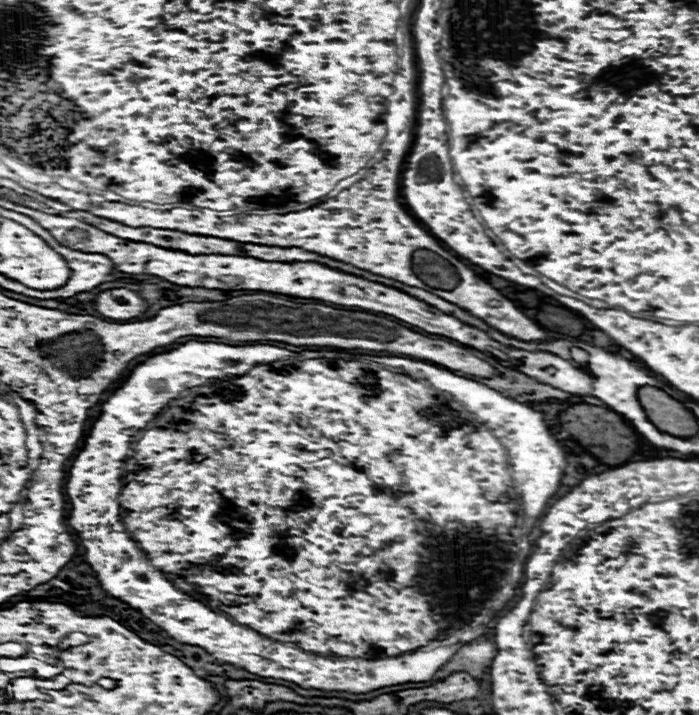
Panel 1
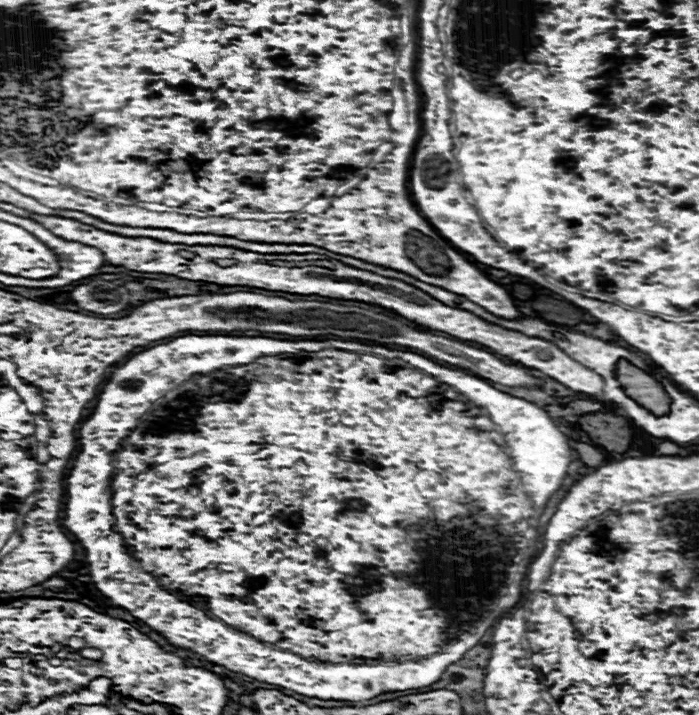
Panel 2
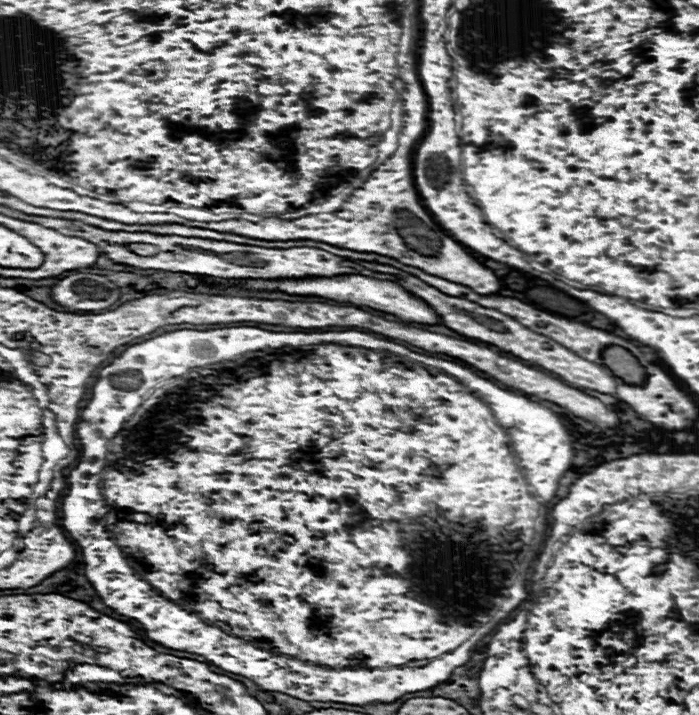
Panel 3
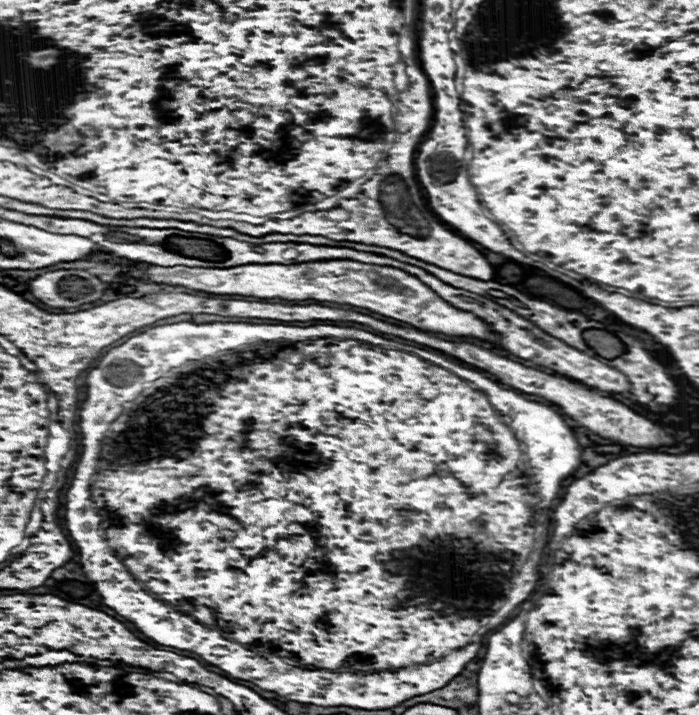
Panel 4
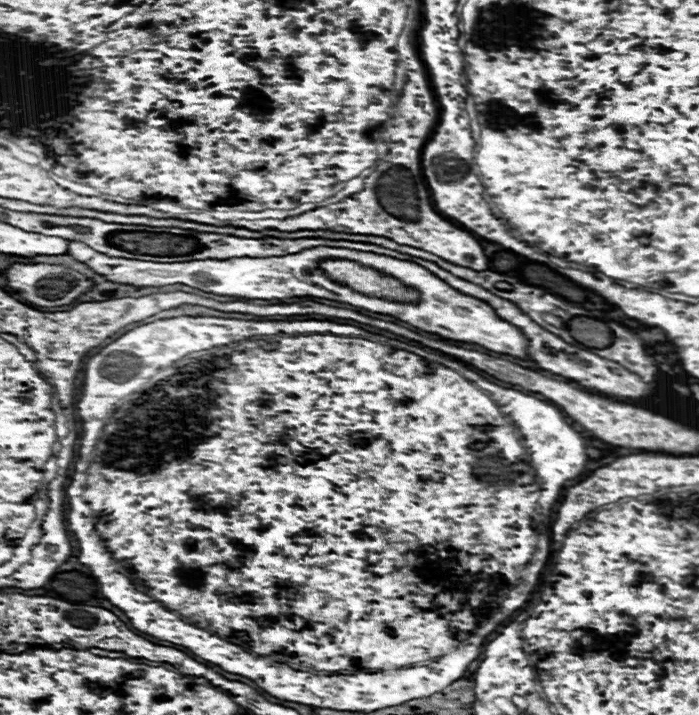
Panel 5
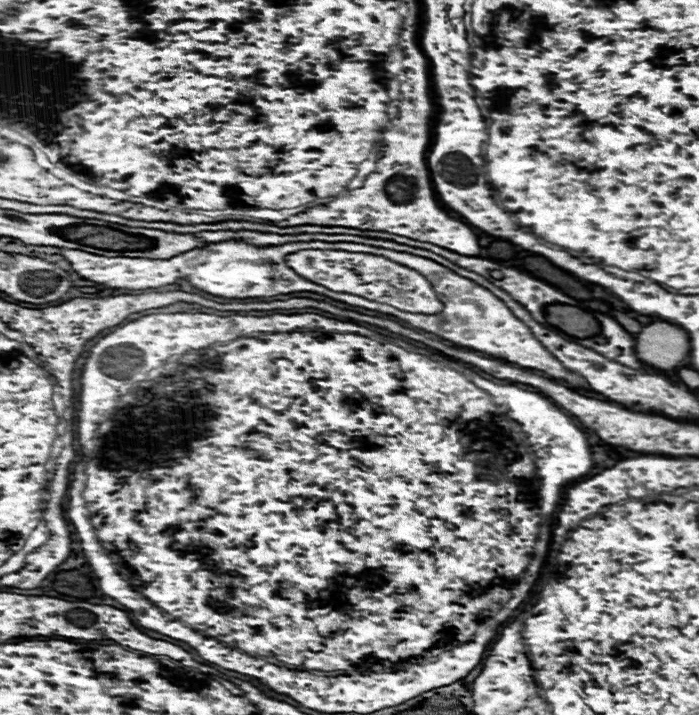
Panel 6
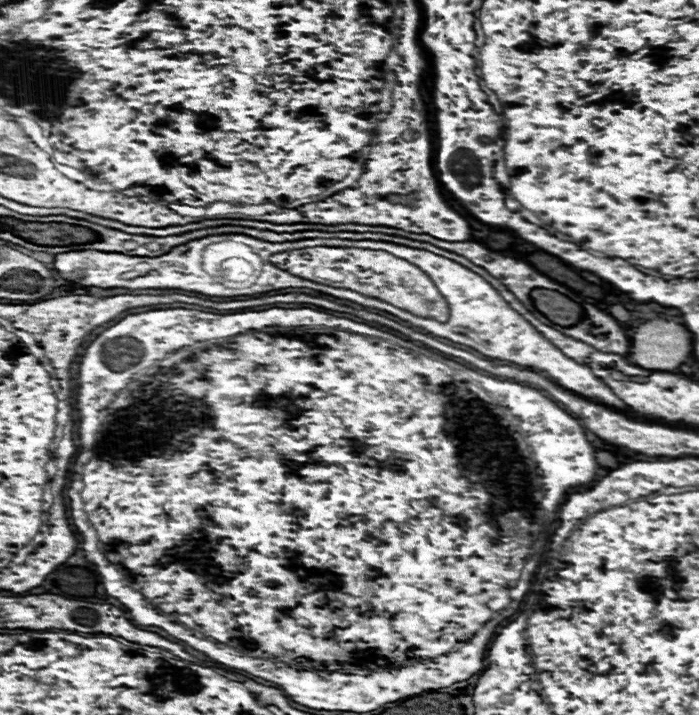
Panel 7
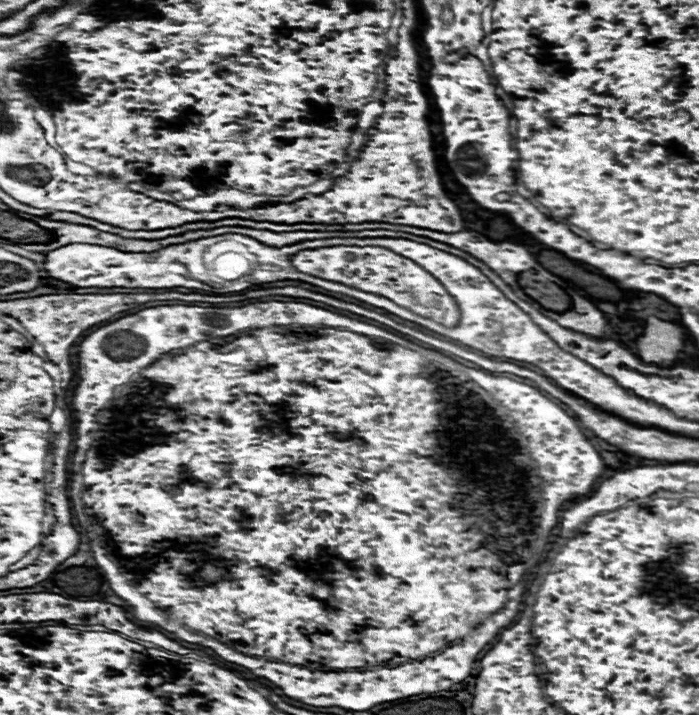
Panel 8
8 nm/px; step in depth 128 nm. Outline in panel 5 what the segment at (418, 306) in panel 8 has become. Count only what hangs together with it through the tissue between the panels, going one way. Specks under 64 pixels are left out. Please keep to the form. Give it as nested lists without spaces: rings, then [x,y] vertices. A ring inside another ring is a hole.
[[[328,260],[324,264],[324,270],[330,274],[330,278],[352,286],[354,290],[366,292],[370,296],[382,296],[392,300],[414,300],[418,294],[414,290],[402,288],[400,282],[392,278],[382,278],[378,272],[364,268],[350,260]]]

